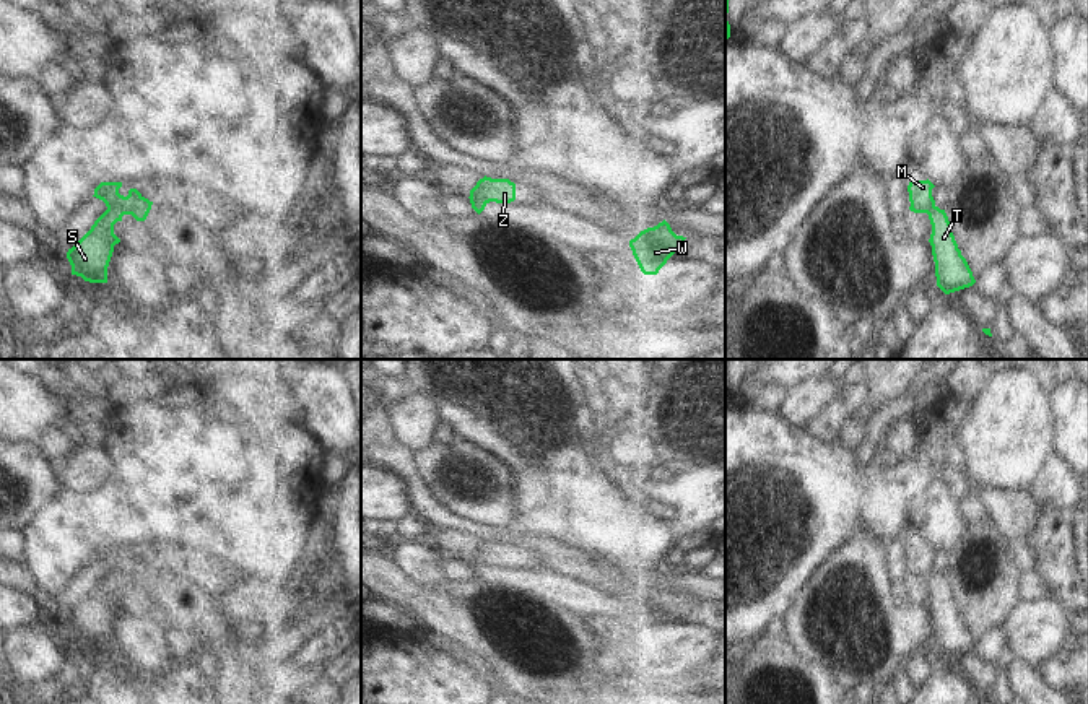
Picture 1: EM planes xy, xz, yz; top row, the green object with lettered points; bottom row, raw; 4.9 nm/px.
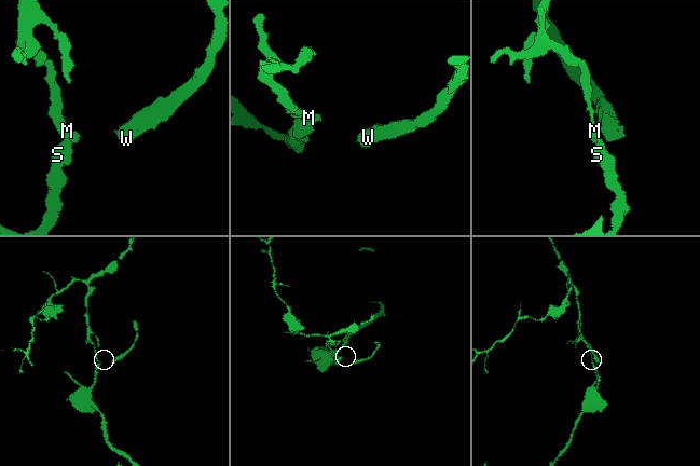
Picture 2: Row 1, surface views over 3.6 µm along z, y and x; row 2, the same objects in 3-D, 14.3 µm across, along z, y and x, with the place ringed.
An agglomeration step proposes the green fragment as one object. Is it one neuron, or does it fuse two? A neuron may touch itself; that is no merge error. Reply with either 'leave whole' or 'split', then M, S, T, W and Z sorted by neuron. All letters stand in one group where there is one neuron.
split; groups M Z / S T W

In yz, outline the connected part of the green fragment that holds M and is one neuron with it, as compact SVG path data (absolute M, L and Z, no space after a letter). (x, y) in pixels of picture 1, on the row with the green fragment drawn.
M911 180L907 185L909 192L909 210L914 213L929 213L935 206L935 200L932 197L932 189L935 185L927 180Z

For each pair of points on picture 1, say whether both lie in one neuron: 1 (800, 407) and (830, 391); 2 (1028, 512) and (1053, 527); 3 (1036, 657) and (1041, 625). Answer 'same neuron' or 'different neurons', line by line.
1: same neuron
2: different neurons
3: same neuron

